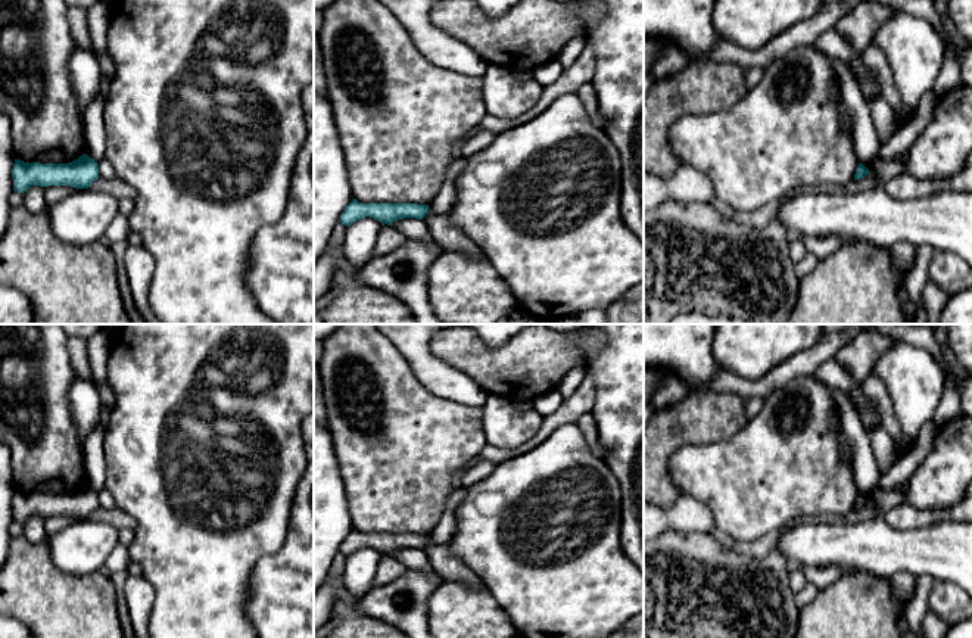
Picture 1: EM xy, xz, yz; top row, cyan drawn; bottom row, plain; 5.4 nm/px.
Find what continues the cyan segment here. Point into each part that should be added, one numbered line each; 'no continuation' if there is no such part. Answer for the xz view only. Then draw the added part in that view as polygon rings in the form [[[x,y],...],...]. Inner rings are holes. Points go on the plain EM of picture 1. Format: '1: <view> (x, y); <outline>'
no continuation

